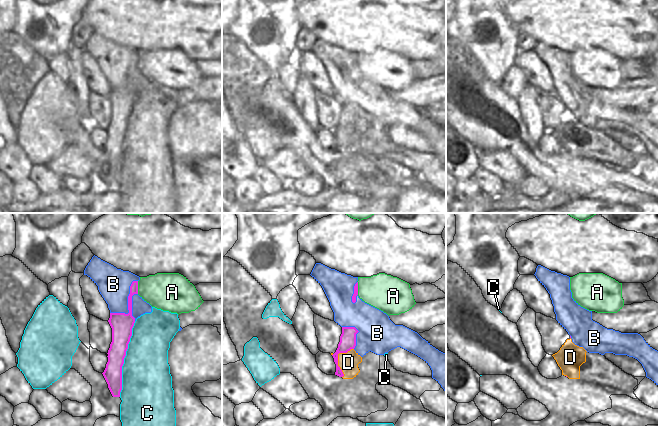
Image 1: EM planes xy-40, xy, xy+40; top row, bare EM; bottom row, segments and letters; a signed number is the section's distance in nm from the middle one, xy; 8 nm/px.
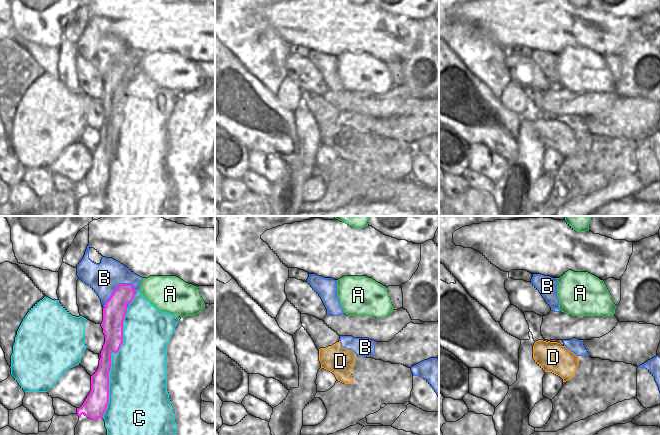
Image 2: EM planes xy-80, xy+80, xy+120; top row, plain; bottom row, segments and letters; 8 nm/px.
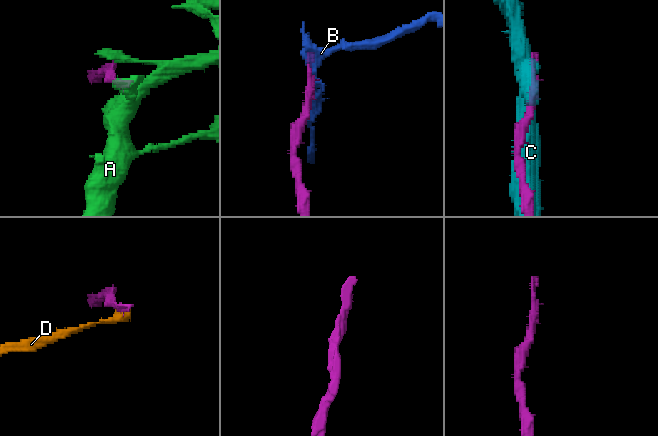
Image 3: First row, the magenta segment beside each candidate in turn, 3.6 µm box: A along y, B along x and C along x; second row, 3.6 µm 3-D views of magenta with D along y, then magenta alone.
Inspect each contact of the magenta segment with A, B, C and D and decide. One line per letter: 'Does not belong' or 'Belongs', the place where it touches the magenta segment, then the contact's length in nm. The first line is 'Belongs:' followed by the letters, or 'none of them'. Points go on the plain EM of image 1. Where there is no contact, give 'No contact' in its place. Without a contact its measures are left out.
Belongs: none of them
A: Does not belong. Touches magenta at xy (357, 64). Shared border 110 nm
B: Does not belong. Touches magenta at xy-40 (128, 80). Shared border 340 nm
C: Does not belong. Touches magenta at xy-40 (123, 135). Shared border 600 nm
D: Does not belong. Touches magenta at xy (337, 134). Shared border 260 nm

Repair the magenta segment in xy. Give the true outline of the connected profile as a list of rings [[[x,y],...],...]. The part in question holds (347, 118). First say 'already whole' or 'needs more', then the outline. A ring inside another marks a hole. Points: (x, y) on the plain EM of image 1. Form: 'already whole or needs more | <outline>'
already whole | [[[342,103],[342,110],[340,112],[340,118],[338,120],[338,124],[336,128],[332,131],[334,134],[334,138],[336,140],[336,148],[335,151],[339,153],[343,153],[344,150],[340,143],[338,142],[338,130],[339,129],[347,129],[351,125],[354,125],[356,122],[356,110],[359,107],[355,103]]]

